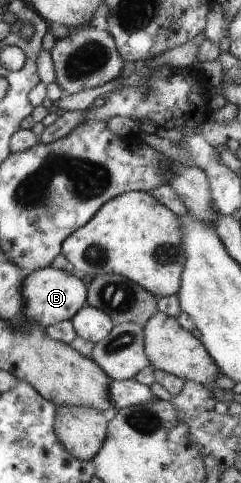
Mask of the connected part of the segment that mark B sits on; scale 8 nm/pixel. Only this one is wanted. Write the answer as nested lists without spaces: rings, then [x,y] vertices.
[[[47,266],[27,275],[22,285],[22,296],[26,316],[31,322],[46,328],[65,320],[72,320],[72,317],[86,306],[88,288],[77,274]]]

